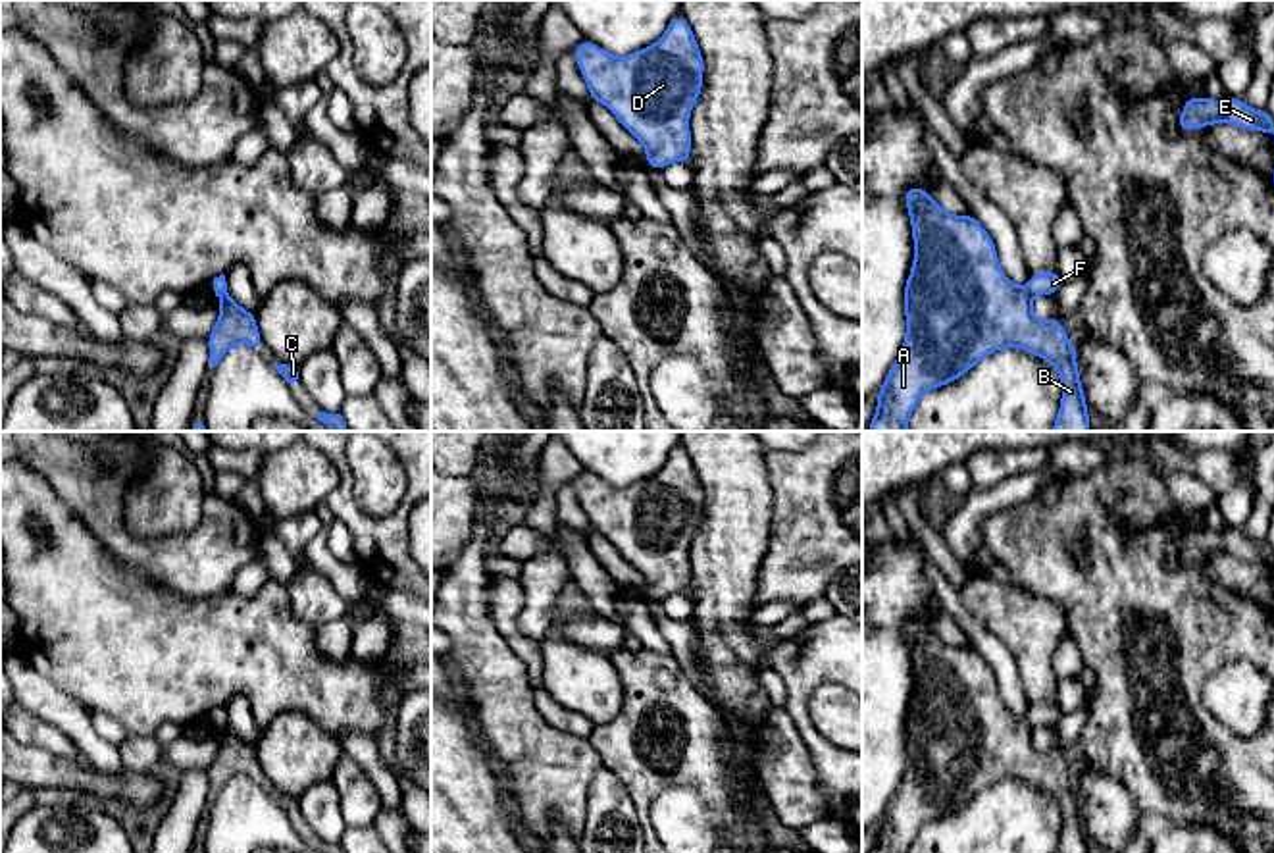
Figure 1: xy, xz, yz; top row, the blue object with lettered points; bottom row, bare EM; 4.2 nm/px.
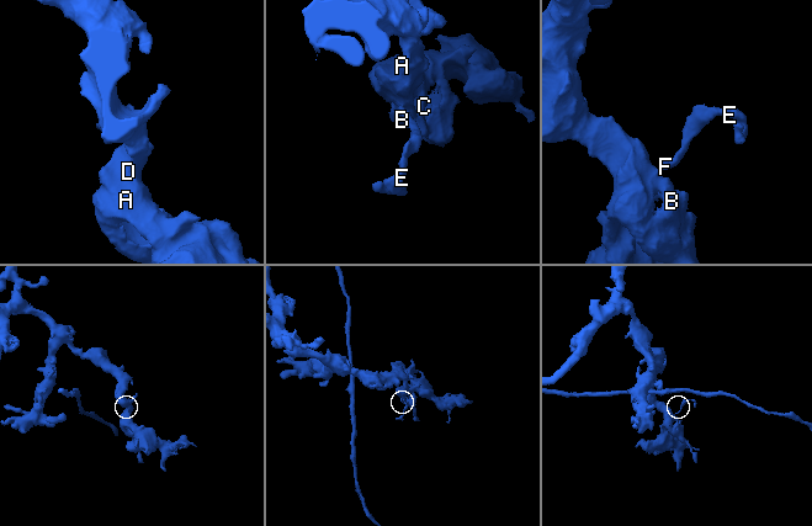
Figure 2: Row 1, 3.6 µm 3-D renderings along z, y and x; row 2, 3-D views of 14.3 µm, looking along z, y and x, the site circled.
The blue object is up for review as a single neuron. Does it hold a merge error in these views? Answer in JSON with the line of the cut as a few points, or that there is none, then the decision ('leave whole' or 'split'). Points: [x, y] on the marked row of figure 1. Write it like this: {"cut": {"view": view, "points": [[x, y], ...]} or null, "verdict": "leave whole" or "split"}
{"cut": {"view": "xy", "points": [[228, 293], [218, 297]]}, "verdict": "split"}

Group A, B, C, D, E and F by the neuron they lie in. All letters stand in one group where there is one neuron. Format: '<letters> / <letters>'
A B C D / E F

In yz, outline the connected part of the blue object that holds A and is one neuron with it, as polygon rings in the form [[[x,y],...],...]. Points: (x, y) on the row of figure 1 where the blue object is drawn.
[[[906,187],[905,204],[914,239],[914,262],[905,283],[906,333],[876,397],[878,410],[868,431],[910,431],[908,418],[928,391],[960,379],[981,358],[1005,347],[1039,356],[1058,372],[1062,399],[1051,431],[1091,431],[1076,349],[1062,320],[1039,322],[1033,316],[1032,295],[1003,273],[995,243],[976,216],[947,214],[922,187]]]

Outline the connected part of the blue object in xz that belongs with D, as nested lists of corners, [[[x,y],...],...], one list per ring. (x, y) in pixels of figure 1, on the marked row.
[[[683,13],[672,17],[654,44],[629,56],[616,58],[585,39],[573,48],[573,56],[589,87],[589,100],[604,104],[643,144],[649,169],[691,162],[689,116],[702,90],[704,58]]]

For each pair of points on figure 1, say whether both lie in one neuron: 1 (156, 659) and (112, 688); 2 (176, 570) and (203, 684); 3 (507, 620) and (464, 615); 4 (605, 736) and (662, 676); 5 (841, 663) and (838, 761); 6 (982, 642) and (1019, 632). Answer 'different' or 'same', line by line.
1: same
2: different
3: different
4: same
5: same
6: different

